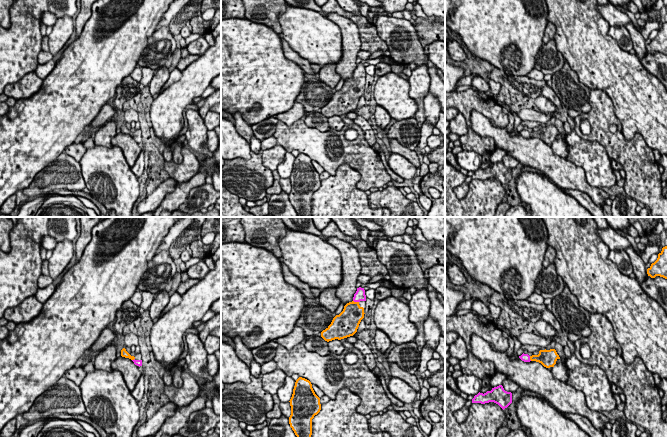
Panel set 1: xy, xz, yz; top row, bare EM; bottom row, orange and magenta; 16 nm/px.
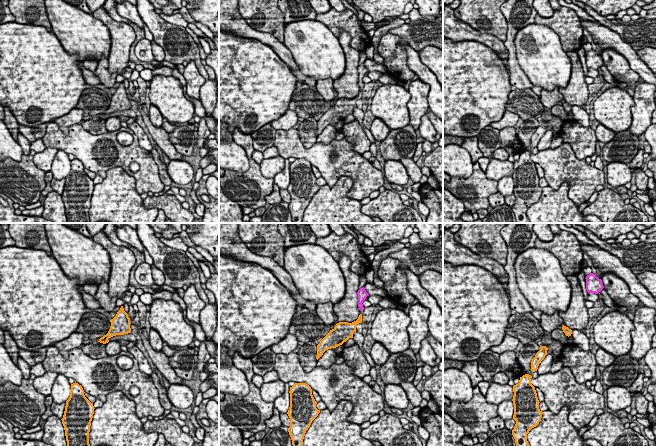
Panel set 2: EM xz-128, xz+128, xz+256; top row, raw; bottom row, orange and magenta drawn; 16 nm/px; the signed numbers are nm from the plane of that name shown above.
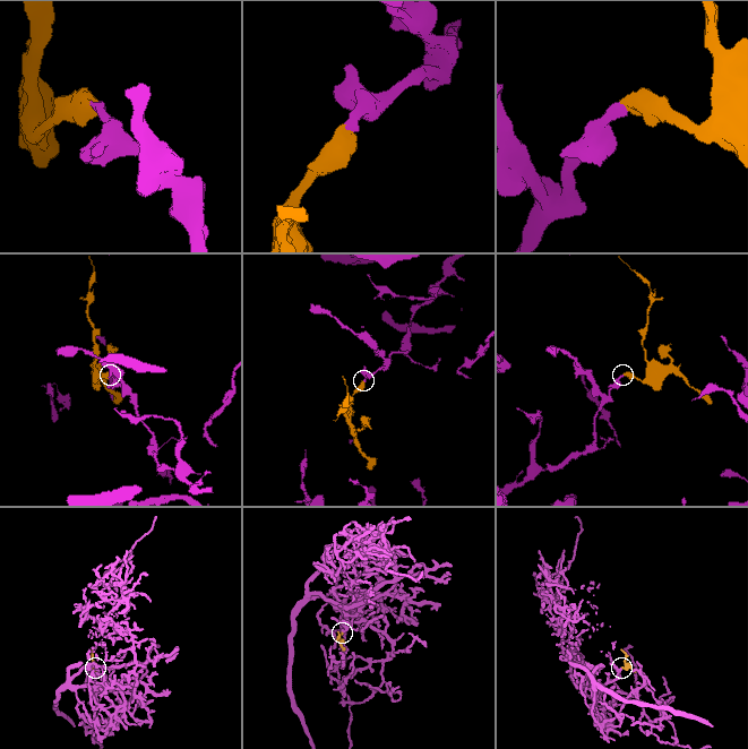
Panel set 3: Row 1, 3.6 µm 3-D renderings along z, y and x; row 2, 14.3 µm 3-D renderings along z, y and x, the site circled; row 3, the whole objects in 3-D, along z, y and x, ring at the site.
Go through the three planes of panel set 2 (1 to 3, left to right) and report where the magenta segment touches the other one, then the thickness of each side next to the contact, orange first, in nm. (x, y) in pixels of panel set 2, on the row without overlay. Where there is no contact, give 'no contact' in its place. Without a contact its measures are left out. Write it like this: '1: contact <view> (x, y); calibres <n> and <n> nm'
1: no contact
2: no contact
3: no contact

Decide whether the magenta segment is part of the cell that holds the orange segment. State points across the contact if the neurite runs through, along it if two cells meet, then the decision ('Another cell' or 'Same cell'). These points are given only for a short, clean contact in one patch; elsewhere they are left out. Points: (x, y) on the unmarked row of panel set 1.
Path across: xz (352, 90), (352, 85), (356, 78), (360, 71). Same cell

